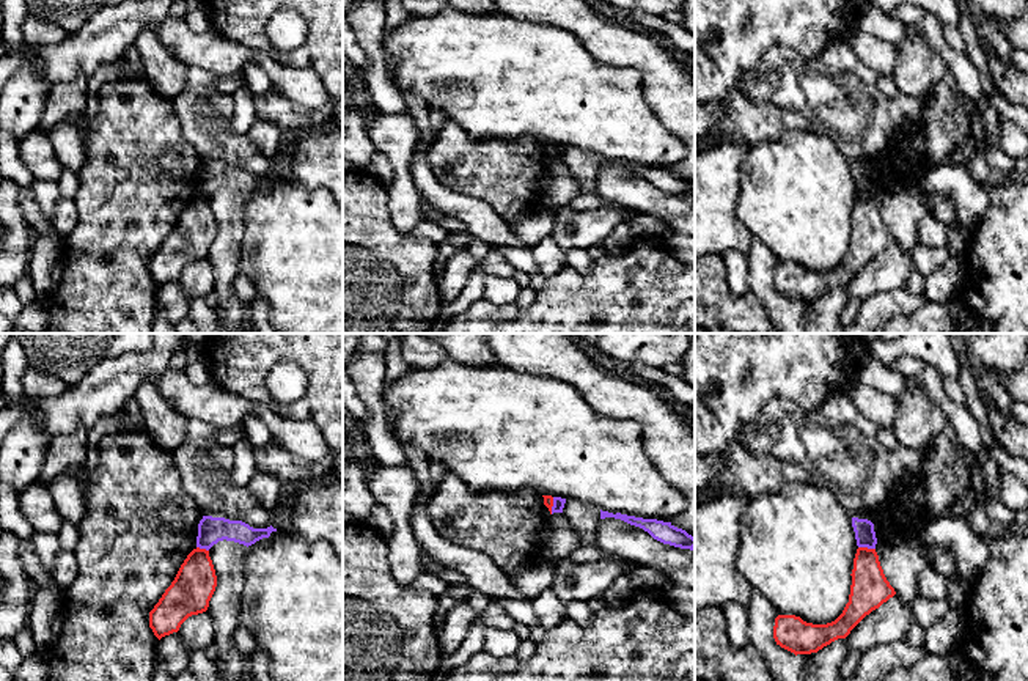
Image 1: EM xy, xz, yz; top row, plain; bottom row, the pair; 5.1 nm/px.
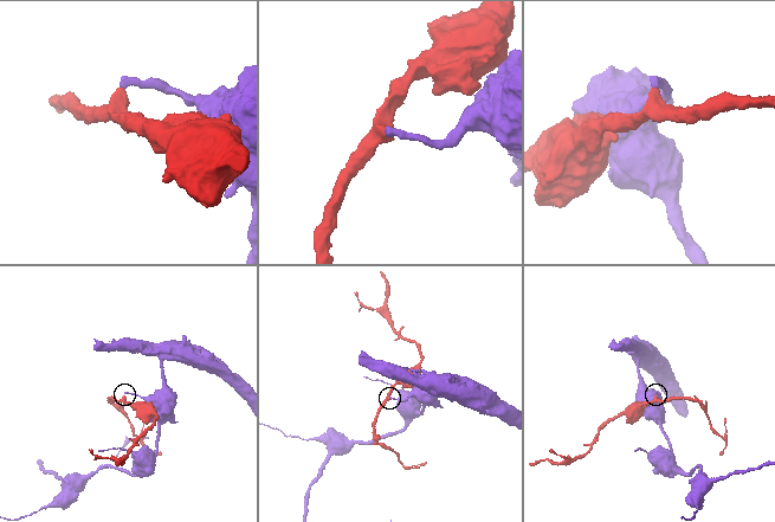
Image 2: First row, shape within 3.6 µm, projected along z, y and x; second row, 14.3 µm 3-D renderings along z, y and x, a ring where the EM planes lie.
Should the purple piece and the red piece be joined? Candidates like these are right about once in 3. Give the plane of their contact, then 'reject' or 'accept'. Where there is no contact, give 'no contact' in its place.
yz | reject

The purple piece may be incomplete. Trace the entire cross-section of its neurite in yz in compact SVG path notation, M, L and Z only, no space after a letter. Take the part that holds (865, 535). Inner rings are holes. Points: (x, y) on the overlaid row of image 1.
M852 517L852 527L858 547L876 549L877 538L871 521Z

